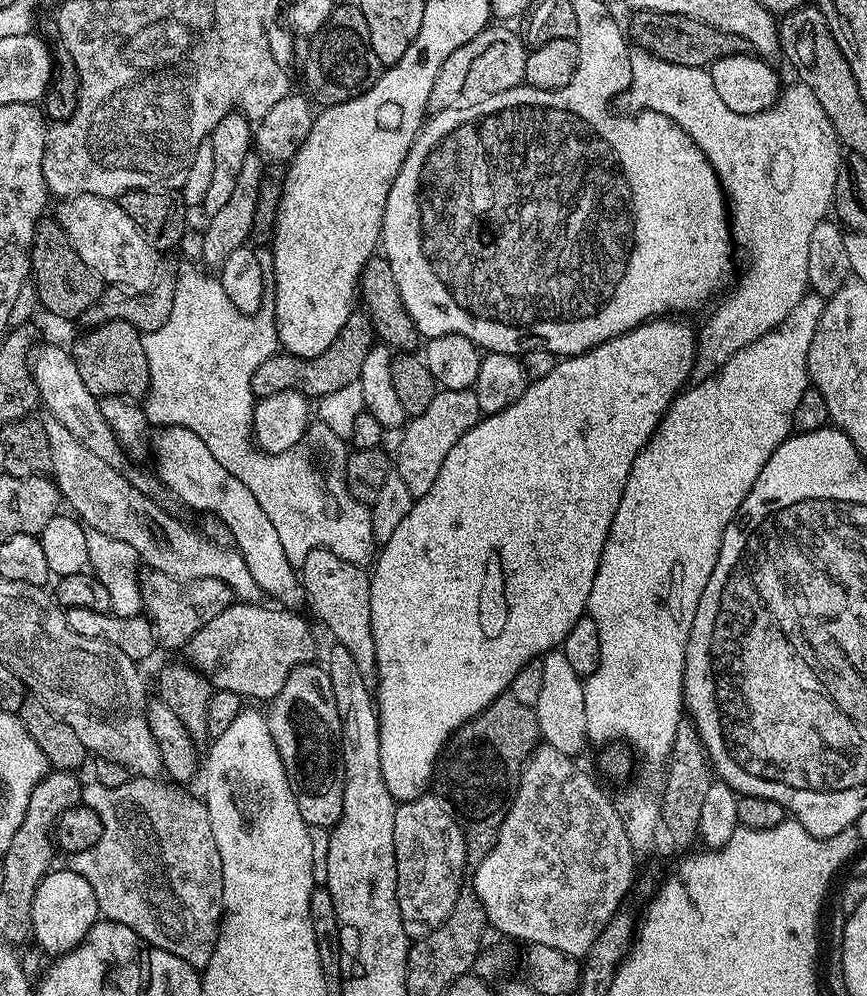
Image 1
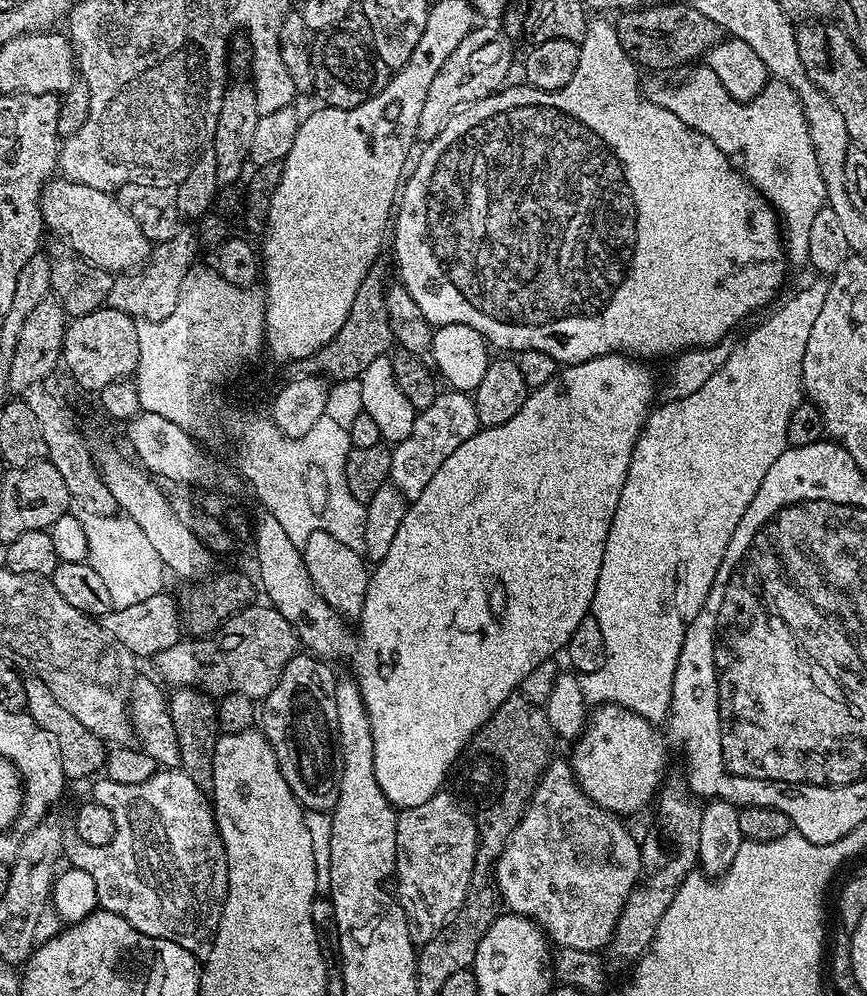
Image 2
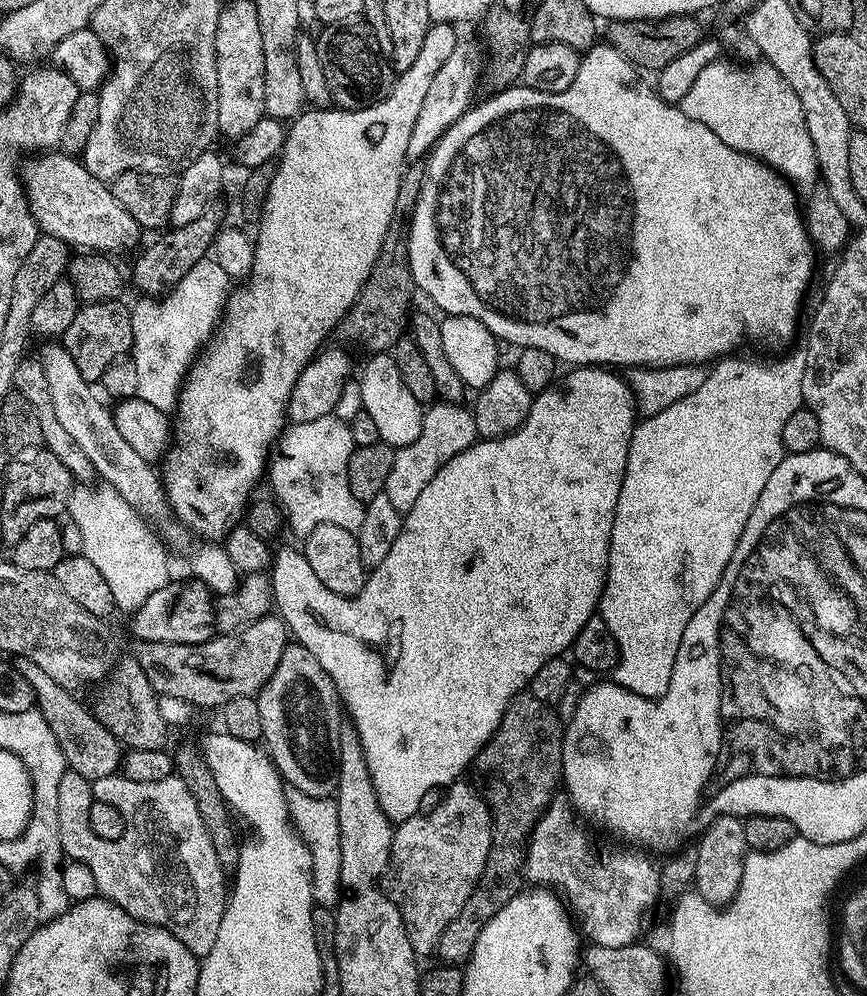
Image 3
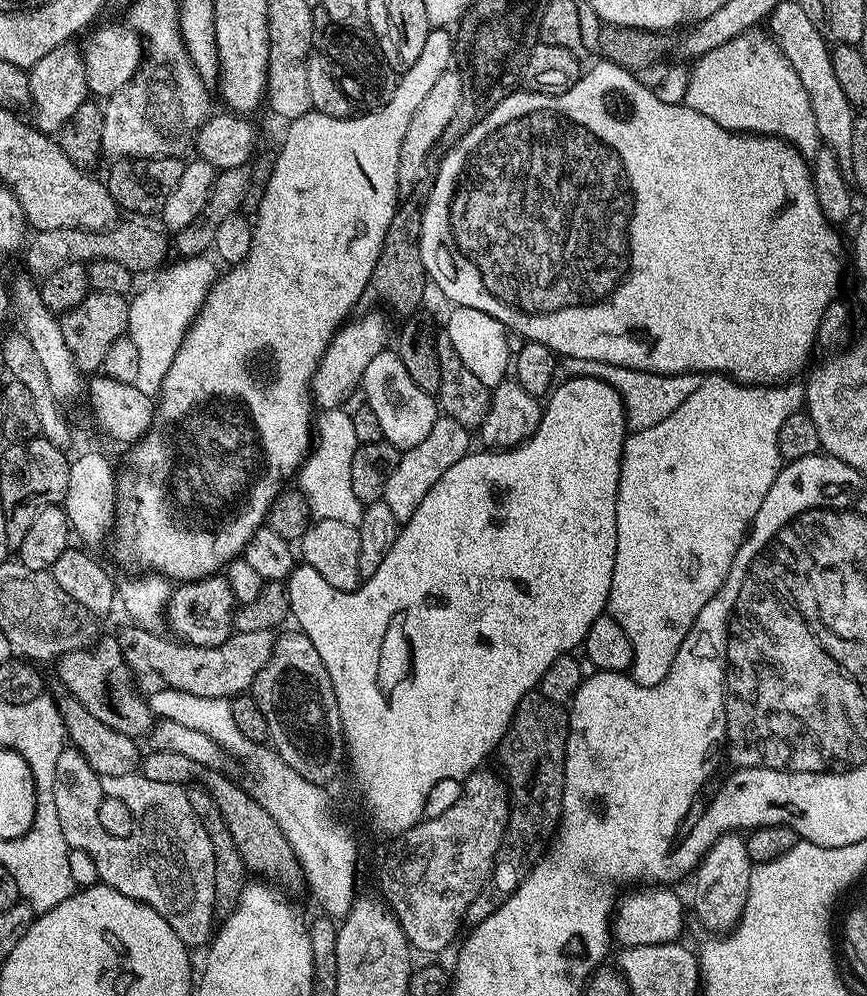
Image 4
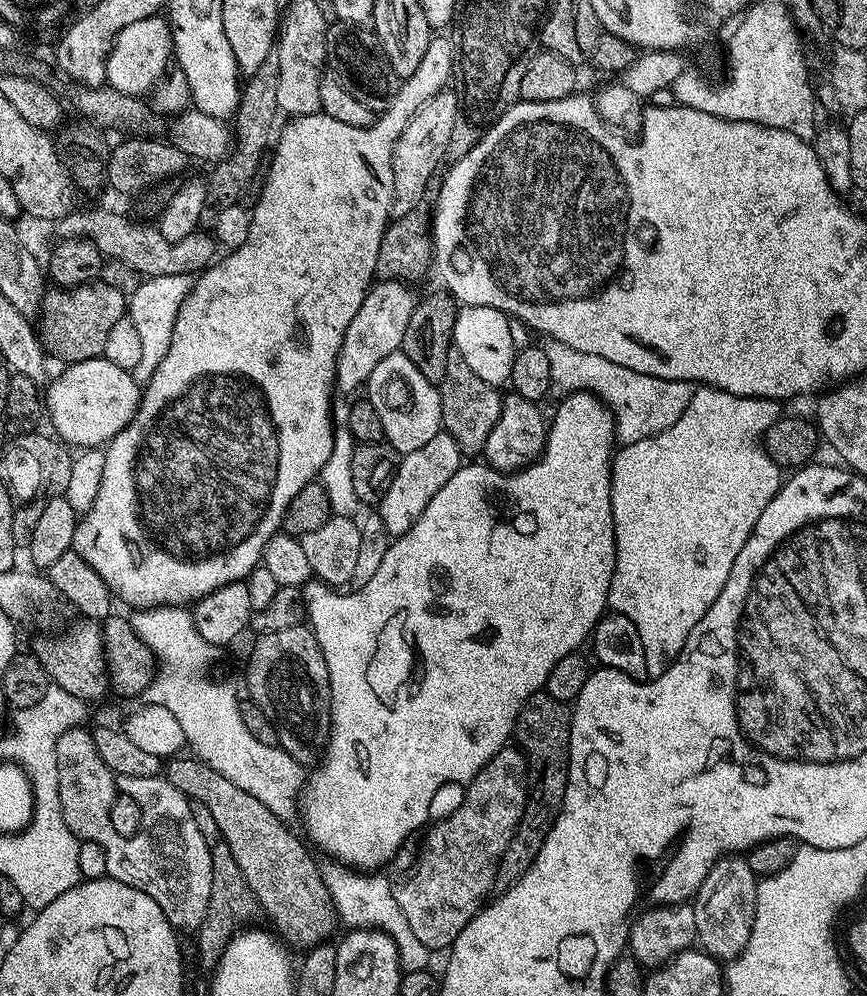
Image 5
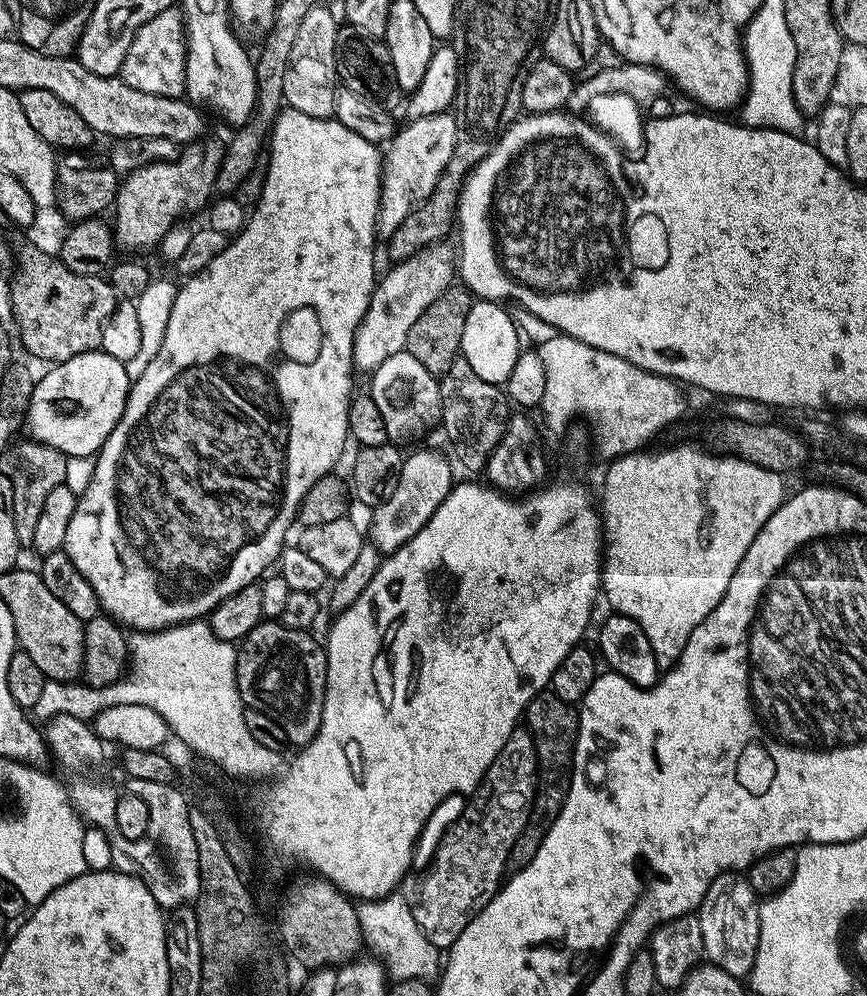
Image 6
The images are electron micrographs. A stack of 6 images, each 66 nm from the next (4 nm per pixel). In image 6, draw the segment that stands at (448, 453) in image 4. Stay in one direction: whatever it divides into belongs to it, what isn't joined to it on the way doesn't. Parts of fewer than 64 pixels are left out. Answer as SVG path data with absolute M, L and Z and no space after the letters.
M428 448L422 449L421 452L411 453L409 451L405 455L404 465L400 471L398 486L394 490L394 494L390 494L390 498L386 498L383 502L371 509L372 536L370 532L370 543L381 554L391 554L399 550L403 544L410 542L410 538L414 538L414 534L418 534L418 530L422 530L422 526L426 526L426 522L432 517L434 510L438 510L438 506L444 501L446 494L453 486L452 464L442 453L431 452Z

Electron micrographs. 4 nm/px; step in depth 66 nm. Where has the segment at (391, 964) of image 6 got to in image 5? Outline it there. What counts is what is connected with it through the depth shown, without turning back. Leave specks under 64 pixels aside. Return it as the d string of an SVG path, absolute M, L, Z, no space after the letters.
M339 862L328 864L321 867L321 873L339 921L354 930L367 927L384 932L395 942L400 955L400 967L404 972L425 971L429 967L430 950L418 942L406 918L402 918L402 910L398 910L398 902L392 893L391 879L388 880L380 872L361 872Z

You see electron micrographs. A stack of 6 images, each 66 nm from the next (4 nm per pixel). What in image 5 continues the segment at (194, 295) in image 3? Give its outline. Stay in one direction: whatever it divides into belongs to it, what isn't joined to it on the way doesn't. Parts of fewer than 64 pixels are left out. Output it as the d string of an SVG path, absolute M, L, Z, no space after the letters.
M162 274L161 276L150 276L141 279L137 288L130 293L130 299L126 304L127 315L132 317L139 337L142 338L142 355L138 366L134 366L130 371L132 379L137 384L143 386L148 379L158 370L158 362L166 358L166 350L170 350L172 341L172 331L174 322L178 318L178 310L182 302L190 294L194 280L191 275L182 274Z

